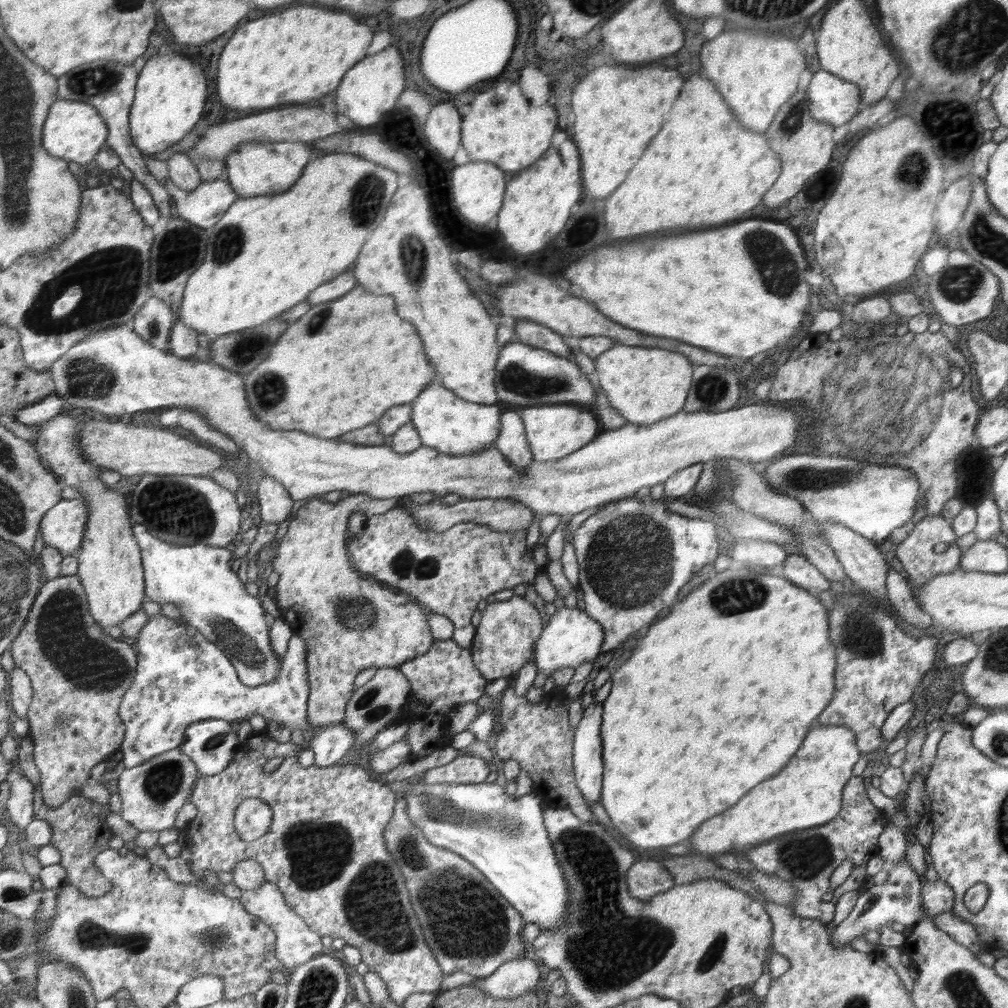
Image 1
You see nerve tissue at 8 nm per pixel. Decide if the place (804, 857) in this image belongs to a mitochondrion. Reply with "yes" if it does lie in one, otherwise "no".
yes

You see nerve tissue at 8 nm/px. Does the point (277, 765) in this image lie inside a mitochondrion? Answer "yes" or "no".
no

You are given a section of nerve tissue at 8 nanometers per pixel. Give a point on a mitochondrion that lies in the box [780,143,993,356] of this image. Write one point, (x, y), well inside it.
(958, 284)

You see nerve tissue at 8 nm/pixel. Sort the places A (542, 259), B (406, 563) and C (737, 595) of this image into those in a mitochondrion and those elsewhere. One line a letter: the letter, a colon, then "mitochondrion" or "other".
A: other
B: mitochondrion
C: mitochondrion

